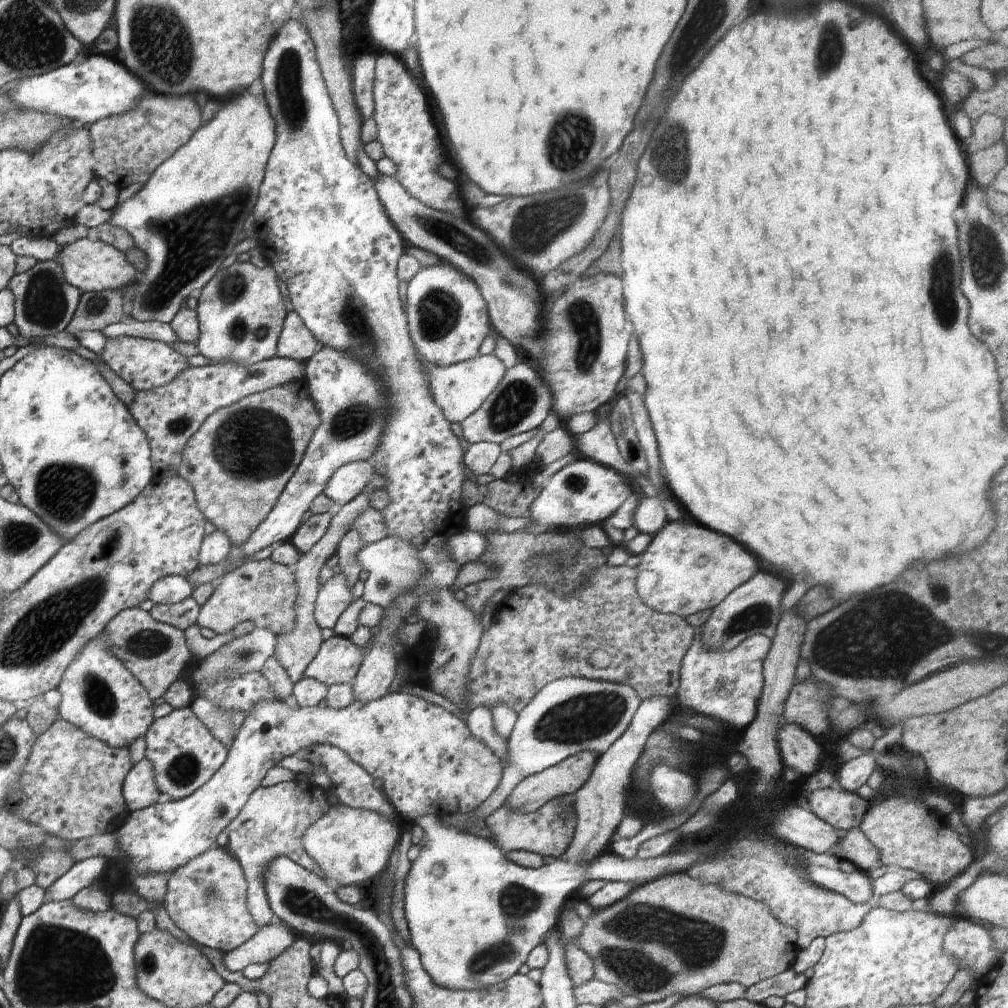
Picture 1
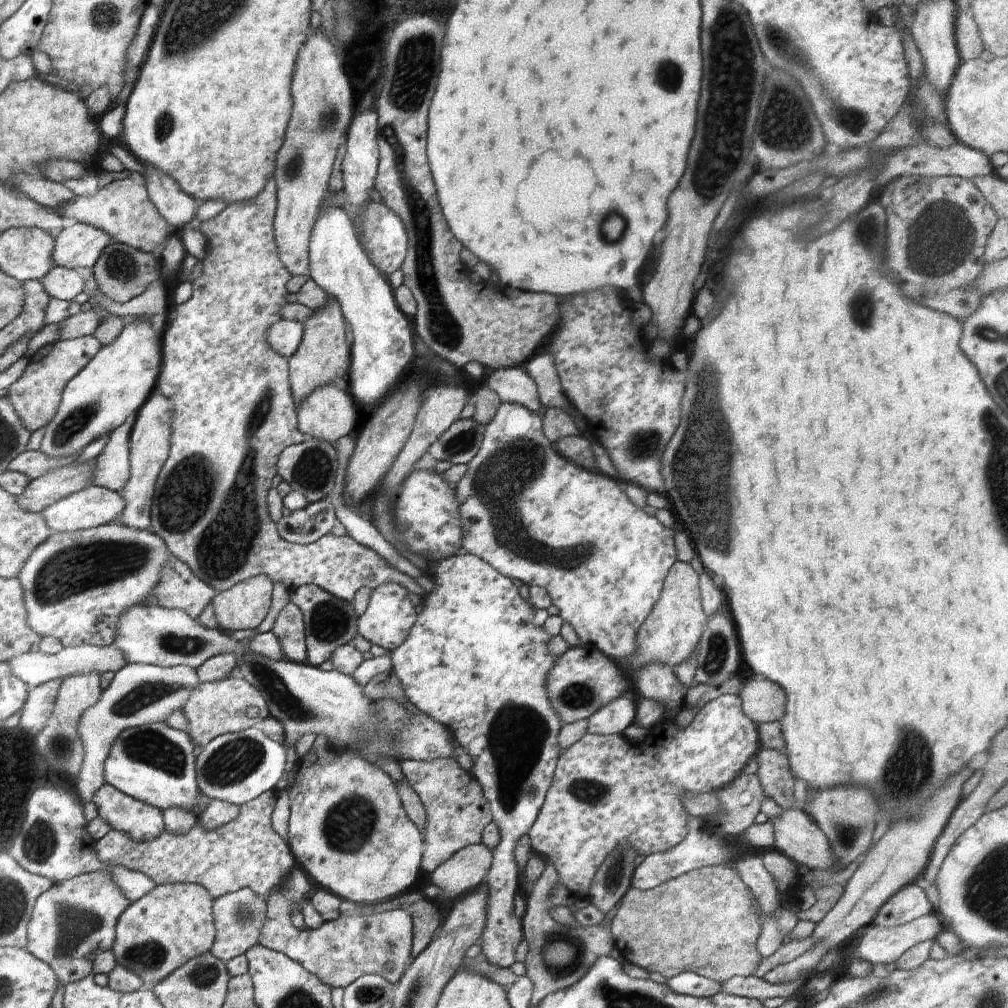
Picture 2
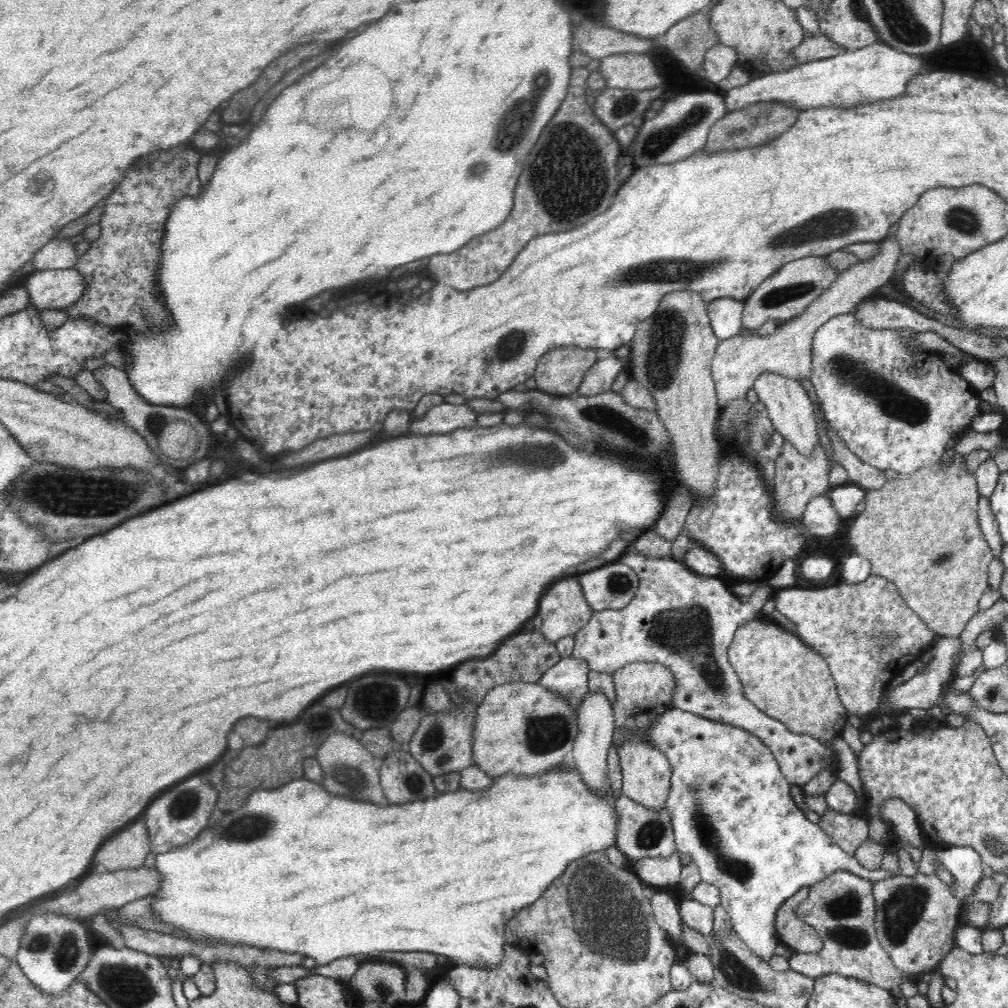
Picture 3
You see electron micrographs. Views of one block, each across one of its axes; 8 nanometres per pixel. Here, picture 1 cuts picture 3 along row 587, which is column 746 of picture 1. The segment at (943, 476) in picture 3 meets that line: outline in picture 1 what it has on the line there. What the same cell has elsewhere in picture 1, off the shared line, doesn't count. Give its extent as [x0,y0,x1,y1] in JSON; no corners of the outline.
[576,871,801,1004]

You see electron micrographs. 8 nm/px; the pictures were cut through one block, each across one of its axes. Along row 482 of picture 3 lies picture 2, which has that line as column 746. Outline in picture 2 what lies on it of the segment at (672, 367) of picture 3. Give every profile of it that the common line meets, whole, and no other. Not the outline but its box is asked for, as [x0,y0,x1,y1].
[739,675,786,725]

